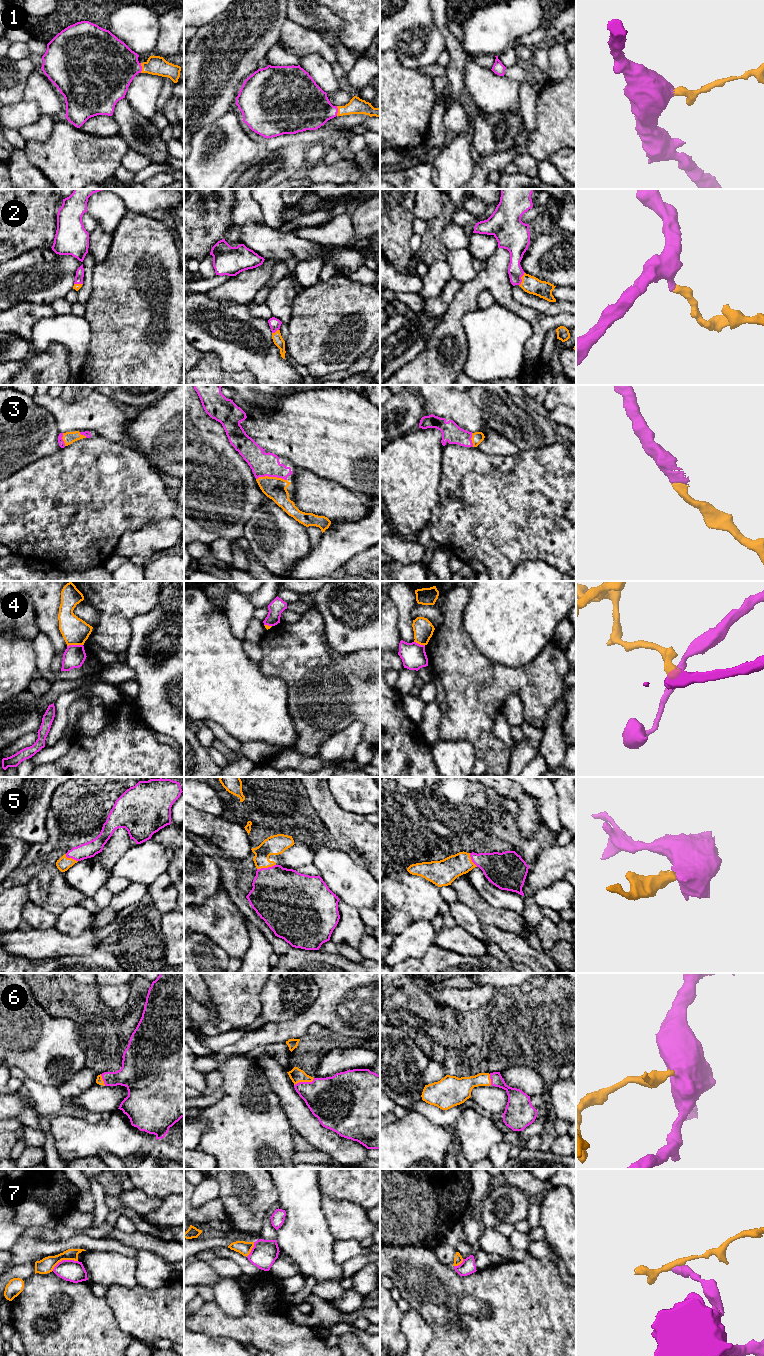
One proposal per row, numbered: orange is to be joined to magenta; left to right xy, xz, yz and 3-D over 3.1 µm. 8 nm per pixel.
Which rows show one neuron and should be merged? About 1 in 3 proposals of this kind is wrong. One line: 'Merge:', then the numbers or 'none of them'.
Merge: 1, 2, 3, 5, 6

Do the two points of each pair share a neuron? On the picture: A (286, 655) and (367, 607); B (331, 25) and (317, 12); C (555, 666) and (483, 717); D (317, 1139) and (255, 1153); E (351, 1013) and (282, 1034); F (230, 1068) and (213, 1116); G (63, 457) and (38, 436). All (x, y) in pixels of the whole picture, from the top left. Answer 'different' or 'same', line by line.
A: different
B: same
C: same
D: different
E: same
F: same
G: different

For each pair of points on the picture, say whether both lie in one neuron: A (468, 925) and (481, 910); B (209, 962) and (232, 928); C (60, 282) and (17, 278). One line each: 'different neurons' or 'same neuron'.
A: different neurons
B: different neurons
C: same neuron

